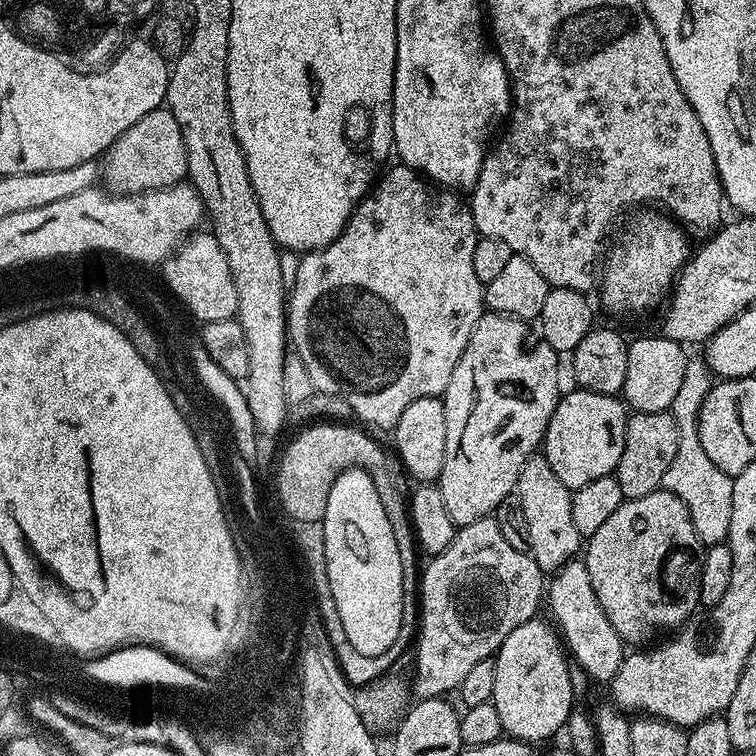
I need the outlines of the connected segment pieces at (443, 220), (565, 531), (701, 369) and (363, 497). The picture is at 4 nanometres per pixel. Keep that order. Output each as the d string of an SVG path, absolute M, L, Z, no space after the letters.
M399 166L385 171L373 183L369 193L356 205L351 218L346 222L344 233L325 248L316 252L306 252L299 257L300 265L295 278L290 281L290 291L286 296L288 313L288 338L294 345L294 352L300 355L304 363L304 372L315 391L334 394L346 402L350 402L350 410L358 421L365 420L376 428L395 429L398 418L402 418L402 410L410 406L410 402L418 402L418 398L427 396L443 397L446 386L450 386L450 378L454 374L454 366L462 358L466 350L466 342L485 311L484 285L480 283L478 274L474 274L474 246L478 233L474 226L471 207L459 200L455 191L429 182L413 168Z
M534 454L522 466L514 489L526 514L526 526L530 530L528 552L546 574L554 574L581 551L582 537L574 526L574 514L570 510L573 489L558 482L558 474L542 454Z
M689 357L681 388L669 408L678 427L678 449L661 484L665 491L674 493L686 503L699 541L706 542L708 546L723 543L727 539L730 515L733 513L733 477L726 475L710 461L698 439L698 414L713 383L707 361L703 357Z
M345 468L336 475L329 490L330 498L322 500L322 523L334 610L342 618L342 630L350 646L363 656L377 656L393 647L400 629L404 571L398 542L394 542L386 506L382 506L382 498L378 498L366 469Z

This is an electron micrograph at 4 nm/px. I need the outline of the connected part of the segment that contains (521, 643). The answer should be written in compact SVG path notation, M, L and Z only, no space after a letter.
M542 620L522 622L502 642L494 657L494 694L490 703L498 710L505 733L527 742L550 739L567 725L568 715L574 711L569 657L557 629L551 623L543 624Z

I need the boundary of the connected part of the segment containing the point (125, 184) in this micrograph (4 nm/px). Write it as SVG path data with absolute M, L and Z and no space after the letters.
M167 106L155 108L150 114L138 118L130 130L109 146L102 160L102 184L113 194L131 194L133 192L152 192L155 188L165 188L171 184L181 183L188 174L188 151L182 138L182 130Z

